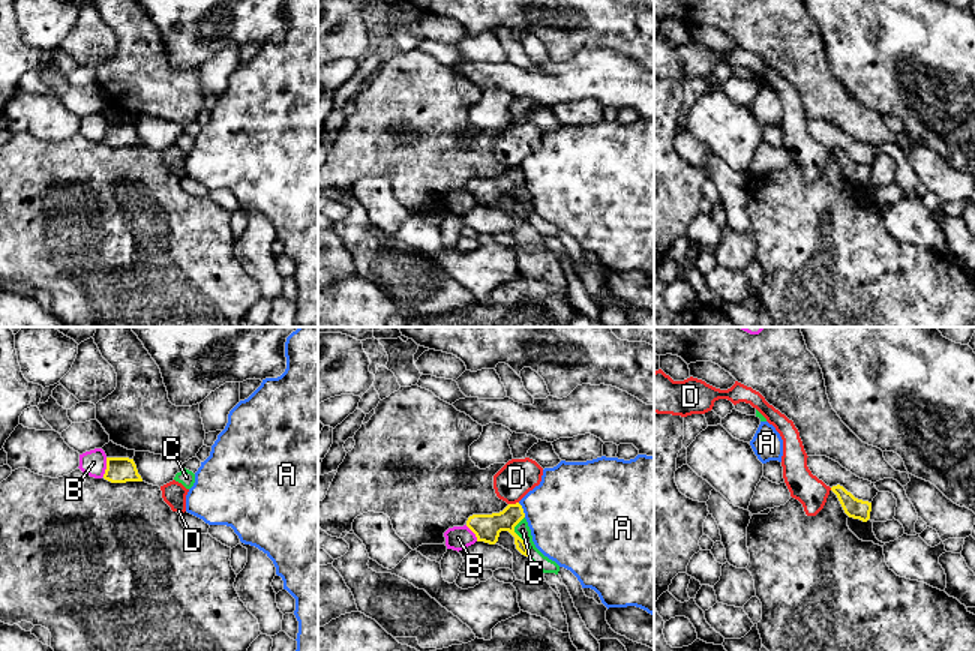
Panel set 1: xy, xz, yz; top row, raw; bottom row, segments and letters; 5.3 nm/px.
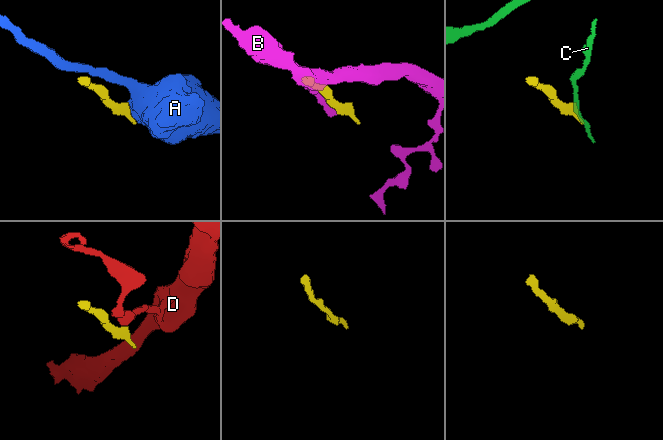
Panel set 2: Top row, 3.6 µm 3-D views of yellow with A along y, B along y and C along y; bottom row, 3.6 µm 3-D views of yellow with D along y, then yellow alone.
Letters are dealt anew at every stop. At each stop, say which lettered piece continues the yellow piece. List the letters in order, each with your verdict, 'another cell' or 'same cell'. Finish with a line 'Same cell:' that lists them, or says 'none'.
A: another cell
B: another cell
C: another cell
D: another cell
Same cell: none

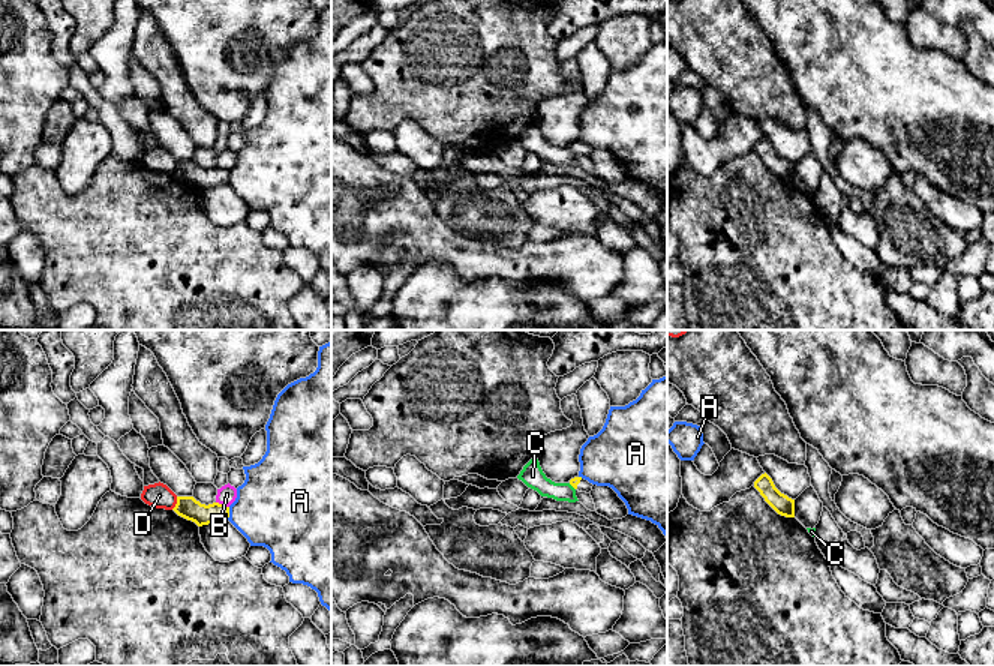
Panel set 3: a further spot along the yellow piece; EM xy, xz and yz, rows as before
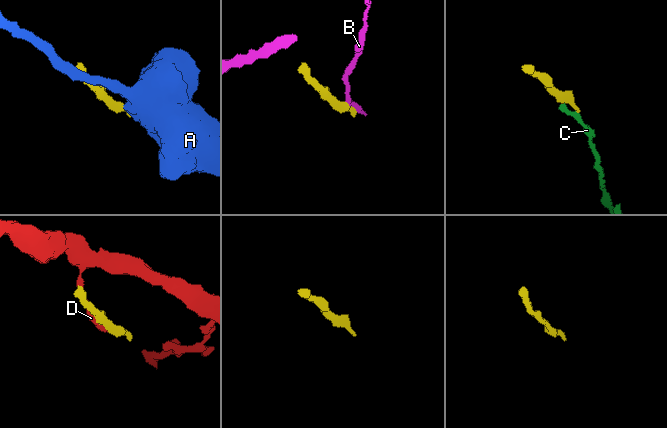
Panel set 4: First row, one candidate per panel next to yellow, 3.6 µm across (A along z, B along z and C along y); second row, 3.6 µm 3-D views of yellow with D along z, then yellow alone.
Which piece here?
A: another cell
B: another cell
C: another cell
D: another cell
Same cell: none

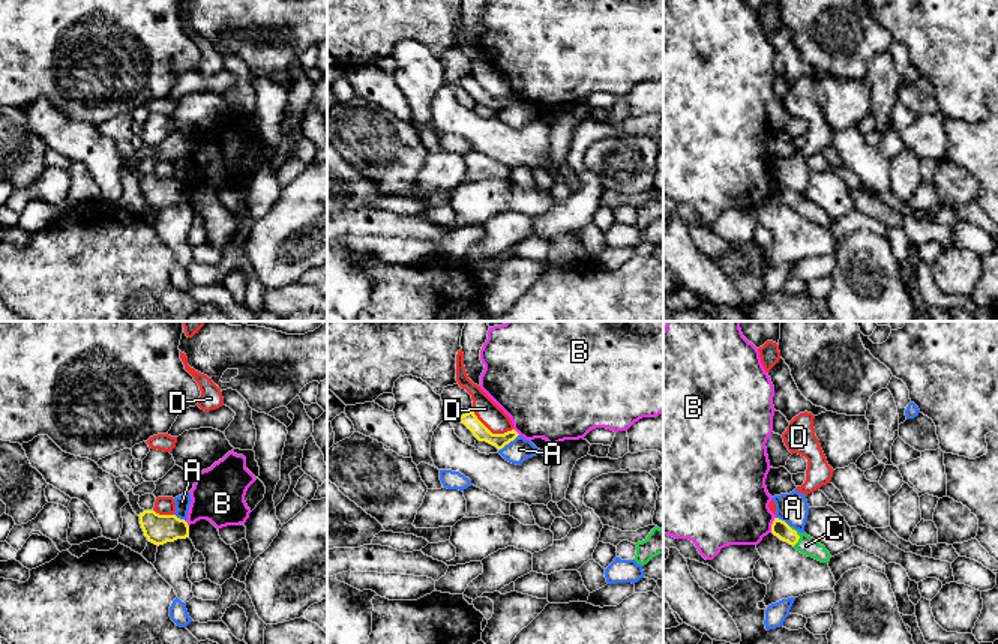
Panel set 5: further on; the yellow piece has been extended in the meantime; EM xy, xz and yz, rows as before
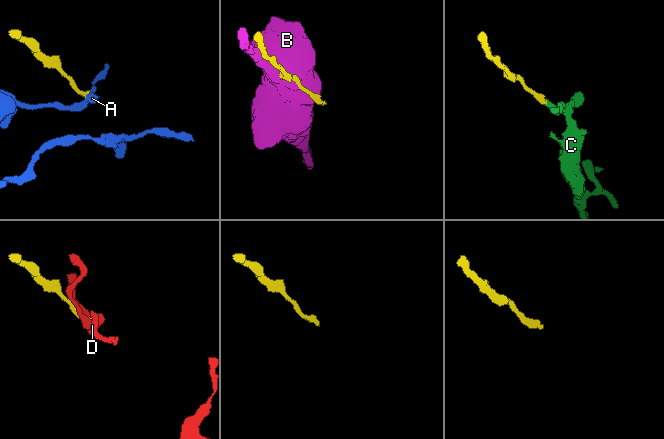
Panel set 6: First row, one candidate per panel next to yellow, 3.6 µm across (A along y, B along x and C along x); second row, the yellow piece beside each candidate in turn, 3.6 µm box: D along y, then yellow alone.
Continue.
A: another cell
B: another cell
C: same cell
D: another cell
Same cell: C

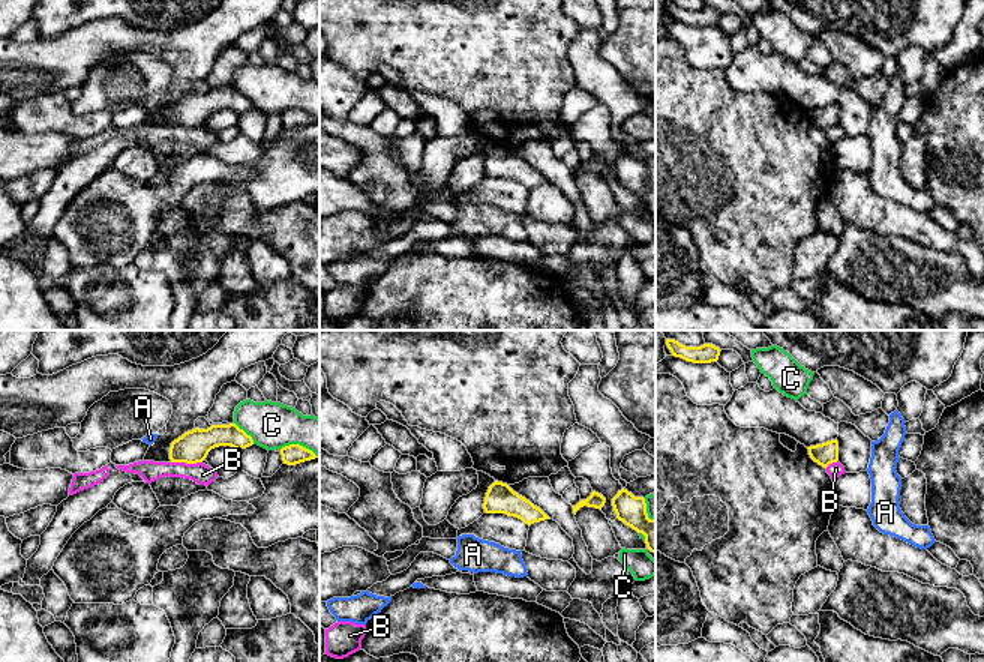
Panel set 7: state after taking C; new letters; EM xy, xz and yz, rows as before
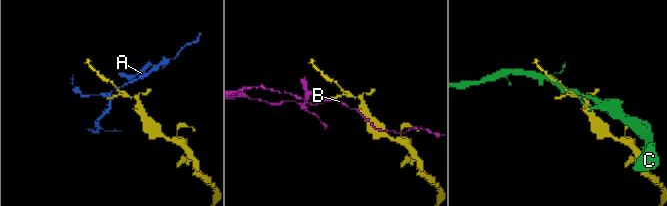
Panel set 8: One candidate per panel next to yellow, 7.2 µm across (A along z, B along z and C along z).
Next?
A: another cell
B: another cell
C: another cell
Same cell: none

